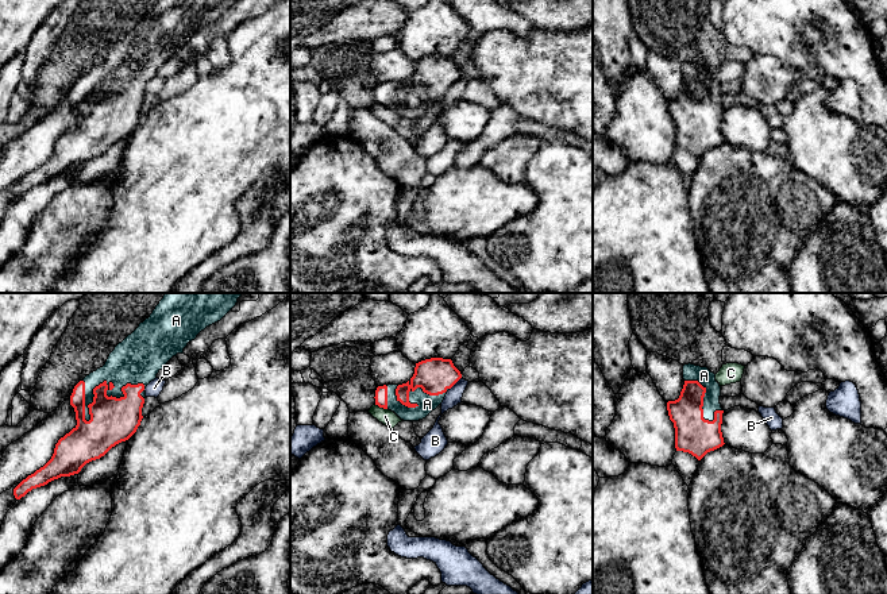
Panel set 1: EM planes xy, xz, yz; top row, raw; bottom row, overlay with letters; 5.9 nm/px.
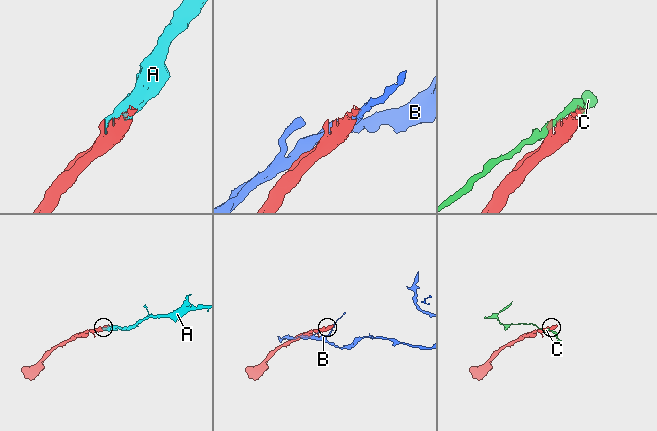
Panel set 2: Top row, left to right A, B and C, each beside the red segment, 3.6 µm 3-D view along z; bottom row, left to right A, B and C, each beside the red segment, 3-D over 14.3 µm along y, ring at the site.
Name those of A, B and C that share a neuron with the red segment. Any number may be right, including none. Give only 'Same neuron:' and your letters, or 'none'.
Same neuron: A

